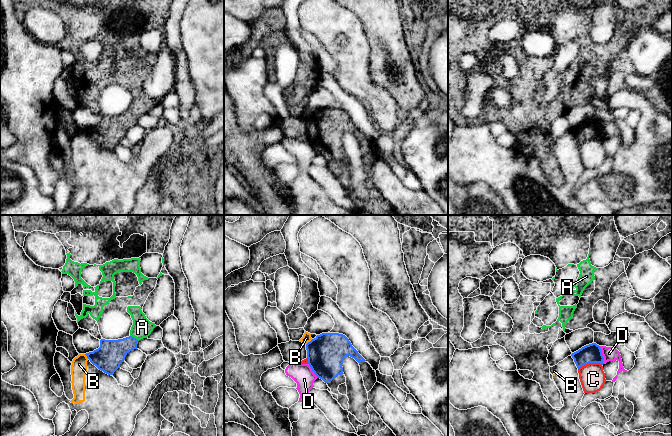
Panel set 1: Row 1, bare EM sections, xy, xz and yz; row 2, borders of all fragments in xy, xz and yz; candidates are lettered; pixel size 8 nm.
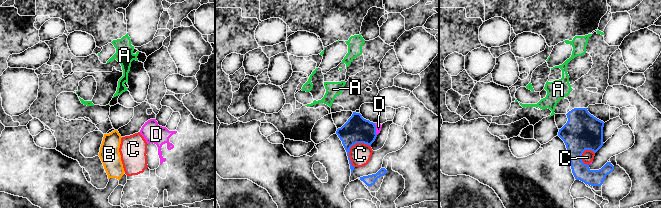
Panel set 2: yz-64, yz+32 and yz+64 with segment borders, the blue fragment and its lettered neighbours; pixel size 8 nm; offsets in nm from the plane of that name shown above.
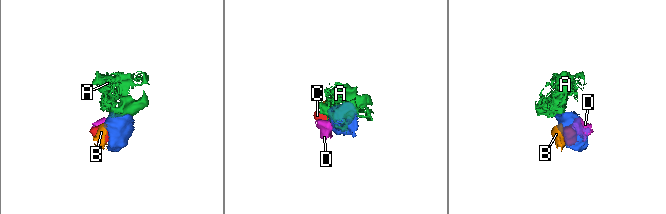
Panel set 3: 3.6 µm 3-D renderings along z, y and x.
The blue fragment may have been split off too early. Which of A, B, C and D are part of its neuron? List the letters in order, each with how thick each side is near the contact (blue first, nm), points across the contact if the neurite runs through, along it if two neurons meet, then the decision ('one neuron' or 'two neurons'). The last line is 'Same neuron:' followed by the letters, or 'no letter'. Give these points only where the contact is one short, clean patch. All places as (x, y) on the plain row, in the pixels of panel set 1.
A: 220 nm thick on the blue side, 160 nm on the other; one neuron
B: 300 nm thick on the blue side, 70 nm on the other; border along xz (312, 115), (306, 120); two neurons
C: 150 nm thick on the blue side, 200 nm on the other; border along yz (602, 140), (586, 139), (578, 145); two neurons
D: 150 nm thick on the blue side, 110 nm on the other; border along yz (599, 122), (602, 128), (603, 139); two neurons
Same neuron: A

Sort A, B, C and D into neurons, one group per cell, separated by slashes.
A / B C D

